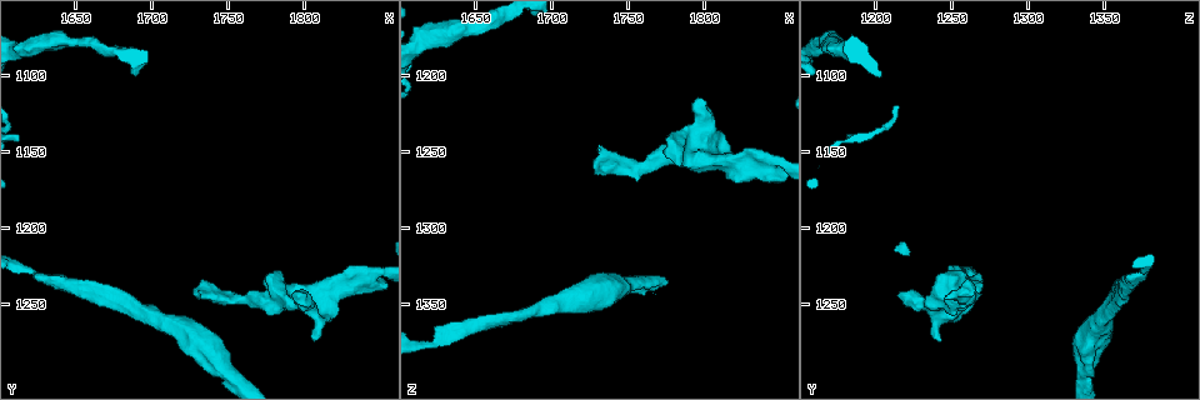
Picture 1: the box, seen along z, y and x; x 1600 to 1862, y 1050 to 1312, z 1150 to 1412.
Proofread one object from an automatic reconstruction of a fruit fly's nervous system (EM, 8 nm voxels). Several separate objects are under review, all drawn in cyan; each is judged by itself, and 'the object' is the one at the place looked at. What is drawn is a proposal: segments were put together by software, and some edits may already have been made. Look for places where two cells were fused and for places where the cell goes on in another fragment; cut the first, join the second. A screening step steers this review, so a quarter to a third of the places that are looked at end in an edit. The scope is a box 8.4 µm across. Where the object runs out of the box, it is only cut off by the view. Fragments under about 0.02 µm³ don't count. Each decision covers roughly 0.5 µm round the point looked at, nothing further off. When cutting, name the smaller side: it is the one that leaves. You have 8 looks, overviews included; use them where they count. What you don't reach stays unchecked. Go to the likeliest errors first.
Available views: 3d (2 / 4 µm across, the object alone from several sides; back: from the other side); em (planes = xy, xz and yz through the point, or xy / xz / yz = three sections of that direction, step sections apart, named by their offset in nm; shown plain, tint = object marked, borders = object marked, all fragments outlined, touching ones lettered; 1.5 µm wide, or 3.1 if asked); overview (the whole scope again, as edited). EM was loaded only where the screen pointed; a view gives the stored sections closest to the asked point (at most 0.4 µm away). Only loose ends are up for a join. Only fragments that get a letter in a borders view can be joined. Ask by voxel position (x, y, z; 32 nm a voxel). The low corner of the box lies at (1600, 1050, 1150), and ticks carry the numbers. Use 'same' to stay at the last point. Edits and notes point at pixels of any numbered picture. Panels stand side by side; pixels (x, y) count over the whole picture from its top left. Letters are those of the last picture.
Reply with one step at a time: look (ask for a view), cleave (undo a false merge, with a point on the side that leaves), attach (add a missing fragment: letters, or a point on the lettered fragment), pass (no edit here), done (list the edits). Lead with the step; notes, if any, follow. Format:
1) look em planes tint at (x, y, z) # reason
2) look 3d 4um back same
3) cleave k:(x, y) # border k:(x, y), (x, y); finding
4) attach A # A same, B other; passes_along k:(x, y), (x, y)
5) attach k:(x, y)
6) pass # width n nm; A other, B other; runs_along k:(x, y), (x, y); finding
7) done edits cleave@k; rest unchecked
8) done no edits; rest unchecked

look 3d 4um at (1732, 1246, 1246) # an open end

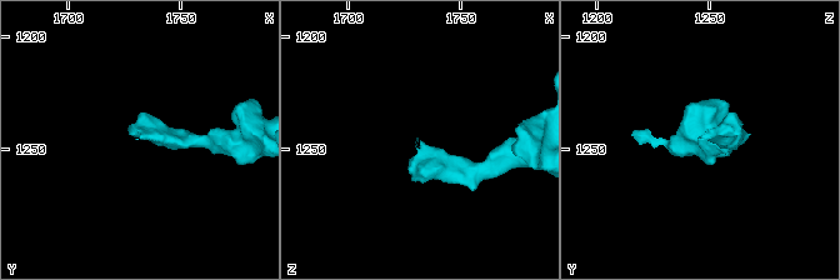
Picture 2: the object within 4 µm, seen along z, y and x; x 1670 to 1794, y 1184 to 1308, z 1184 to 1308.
look em planes plain at (1732, 1245, 1246) # now the EM

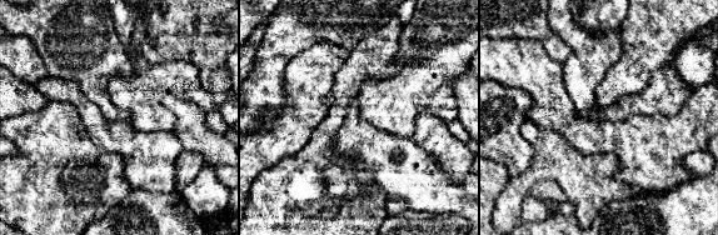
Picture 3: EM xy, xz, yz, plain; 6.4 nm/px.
look em planes borders same # see the neighbours

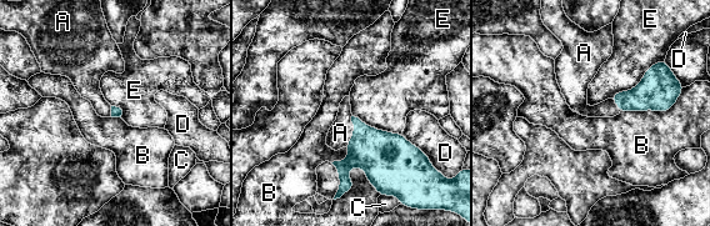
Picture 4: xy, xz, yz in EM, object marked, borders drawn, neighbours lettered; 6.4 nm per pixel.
attach A # A same, B other, C other, D other, E other; passes_along 4:(384, 156), (354, 131), (340, 132); the cell continues

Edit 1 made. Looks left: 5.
look 3d 2um back at (1818, 1260, 1246) # stops while still wide

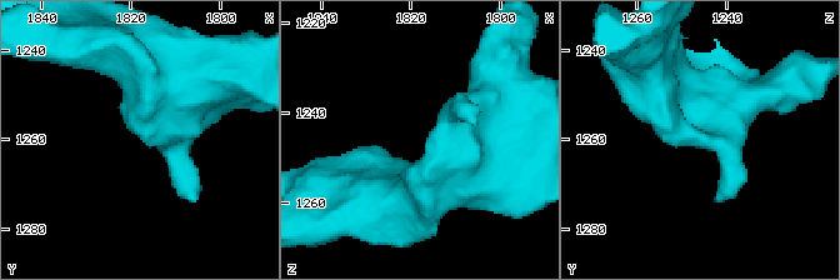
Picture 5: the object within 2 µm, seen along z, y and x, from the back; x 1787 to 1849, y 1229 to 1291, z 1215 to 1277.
look em xz step 8 tint at (1817, 1260, 1246)

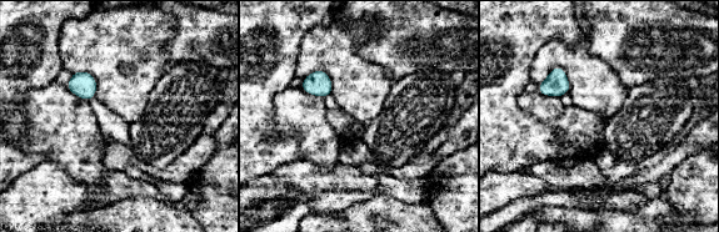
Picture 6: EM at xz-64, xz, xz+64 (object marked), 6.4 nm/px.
look em yz step 4 borders same # another direction

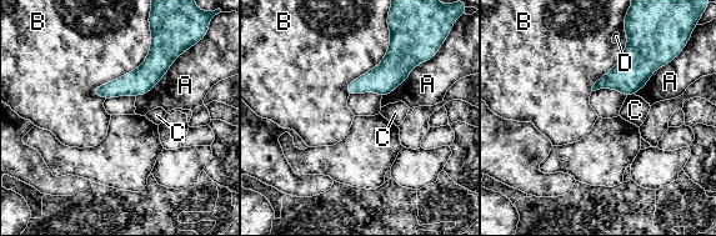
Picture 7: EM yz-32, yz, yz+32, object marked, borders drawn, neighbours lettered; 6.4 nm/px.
pass # A other, B other, C other, D other; runs_along 7:(165, 31), (135, 83), (96, 93); no lettered fragment goes on from it

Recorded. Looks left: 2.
done edits attach@4; rest unchecked

